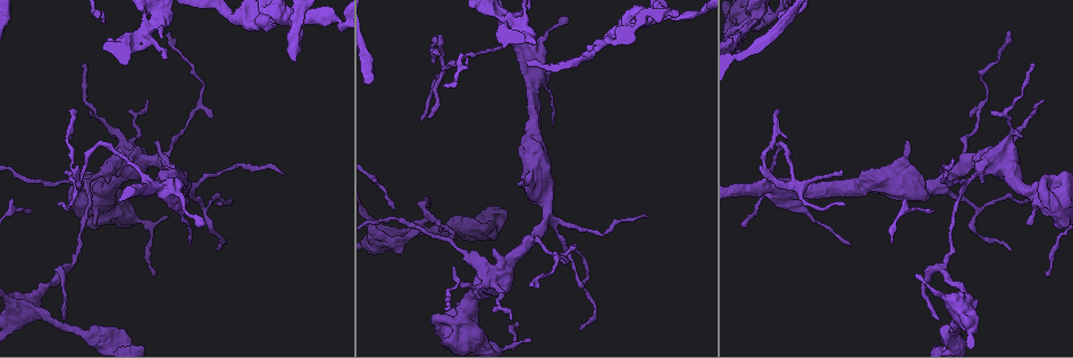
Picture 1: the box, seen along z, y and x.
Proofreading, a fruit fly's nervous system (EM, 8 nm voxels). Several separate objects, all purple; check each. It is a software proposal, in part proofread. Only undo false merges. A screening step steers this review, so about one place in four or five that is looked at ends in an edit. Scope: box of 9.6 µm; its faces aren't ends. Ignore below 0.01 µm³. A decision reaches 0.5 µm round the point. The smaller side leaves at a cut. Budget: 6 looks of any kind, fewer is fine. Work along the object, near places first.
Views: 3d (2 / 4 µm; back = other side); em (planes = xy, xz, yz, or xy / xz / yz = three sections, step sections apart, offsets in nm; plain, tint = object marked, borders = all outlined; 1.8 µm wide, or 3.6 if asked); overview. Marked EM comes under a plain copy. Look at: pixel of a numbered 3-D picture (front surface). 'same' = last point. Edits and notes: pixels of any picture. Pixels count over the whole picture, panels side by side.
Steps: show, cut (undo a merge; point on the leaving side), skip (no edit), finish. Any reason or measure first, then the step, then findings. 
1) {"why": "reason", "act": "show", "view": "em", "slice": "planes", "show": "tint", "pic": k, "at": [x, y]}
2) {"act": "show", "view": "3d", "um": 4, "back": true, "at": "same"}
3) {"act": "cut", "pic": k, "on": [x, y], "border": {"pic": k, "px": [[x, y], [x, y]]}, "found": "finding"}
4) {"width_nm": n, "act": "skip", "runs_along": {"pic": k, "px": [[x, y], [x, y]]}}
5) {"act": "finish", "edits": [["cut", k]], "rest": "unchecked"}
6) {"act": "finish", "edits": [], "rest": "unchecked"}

{"why": "small branch off a trunk", "act": "show", "view": "em", "slice": "planes", "show": "borders", "pic": 1, "at": [546, 216]}

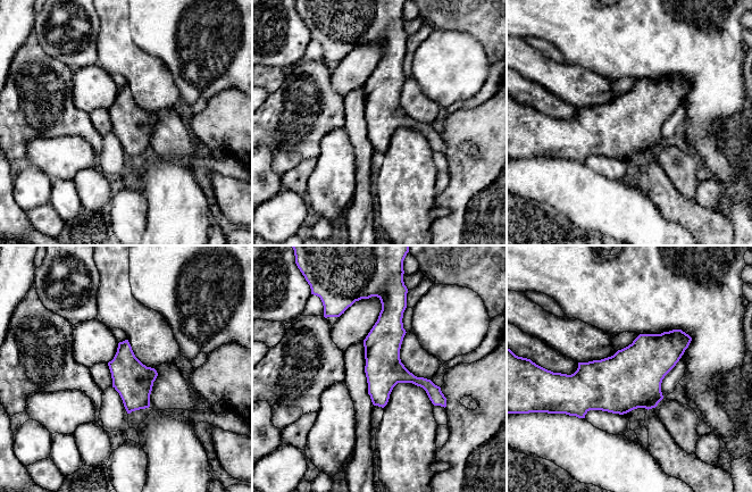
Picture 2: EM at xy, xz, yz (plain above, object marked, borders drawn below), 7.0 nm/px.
{"act": "skip", "runs_along": {"pic": 2, "px": [[385, 305], [387, 358], [440, 402]]}, "found": "one cell here"}

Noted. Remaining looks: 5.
{"why": "abrupt turn", "act": "show", "view": "em", "um": 3.6, "slice": "planes", "show": "tint", "pic": 1, "at": [492, 282]}

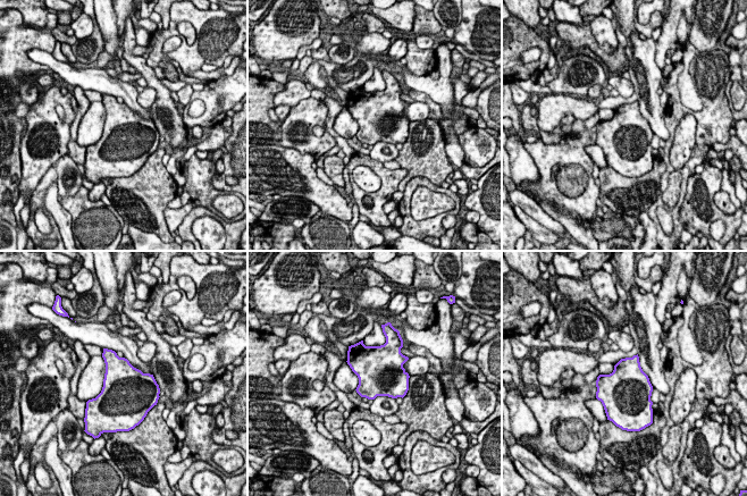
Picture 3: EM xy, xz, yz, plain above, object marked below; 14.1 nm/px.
{"act": "skip", "found": "all the same cell"}

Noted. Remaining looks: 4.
{"why": "sharp bend", "act": "show", "view": "em", "slice": "yz", "step": 4, "show": "tint", "pic": 1, "at": [152, 186]}

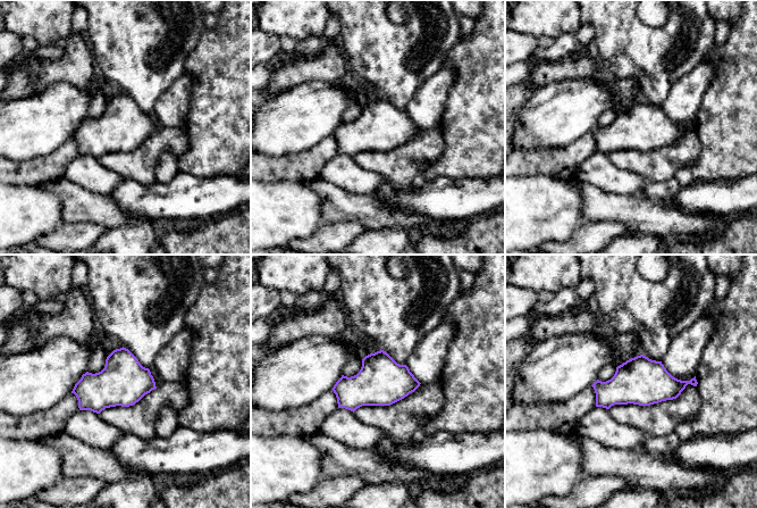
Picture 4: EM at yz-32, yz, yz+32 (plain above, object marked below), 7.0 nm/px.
{"why": "another direction", "act": "show", "view": "em", "slice": "planes", "show": "borders", "at": "same"}

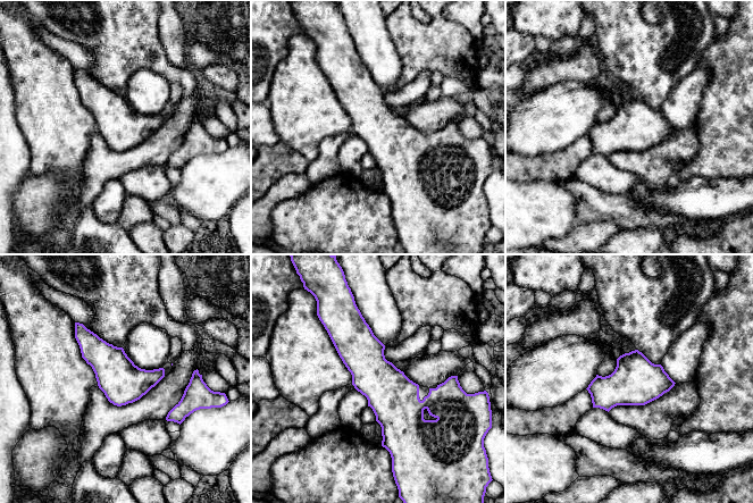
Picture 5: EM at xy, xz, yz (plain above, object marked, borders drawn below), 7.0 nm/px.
{"act": "skip", "found": "one cell here"}

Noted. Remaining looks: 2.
{"act": "finish", "edits": [], "rest": "unchecked"}

